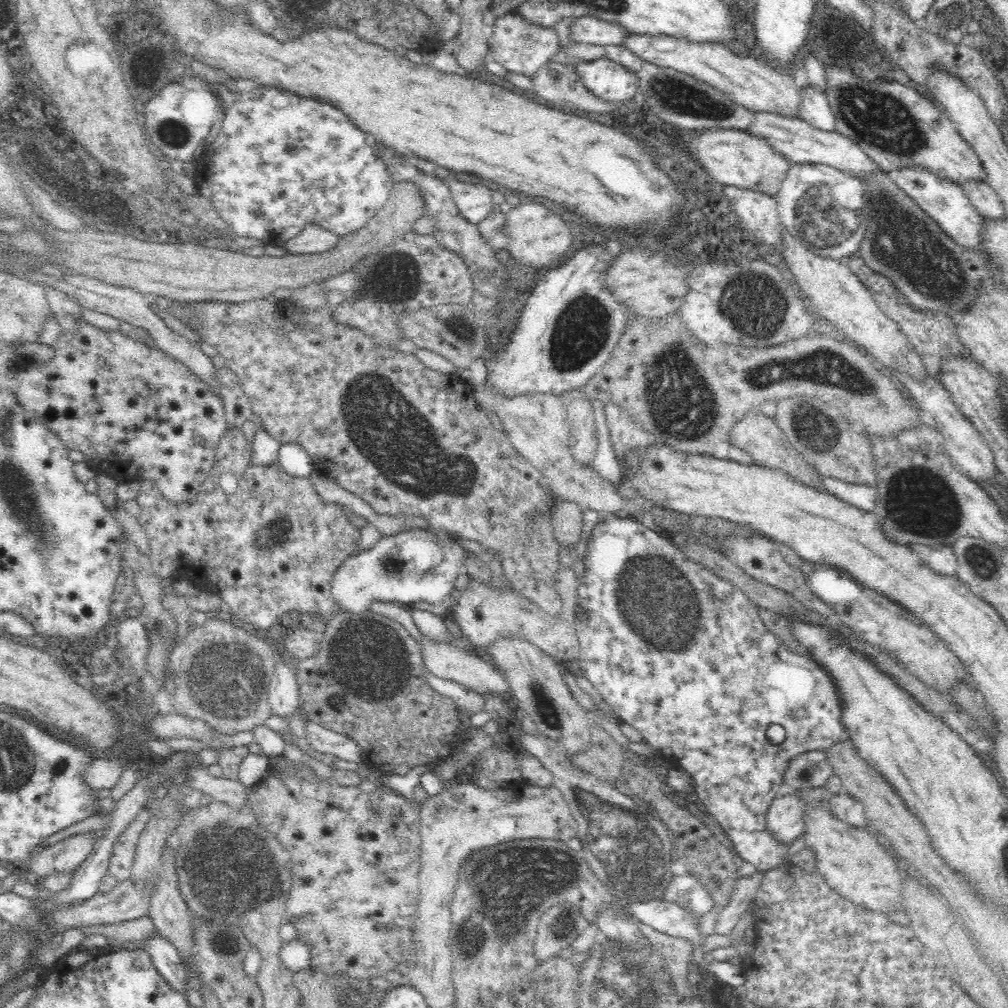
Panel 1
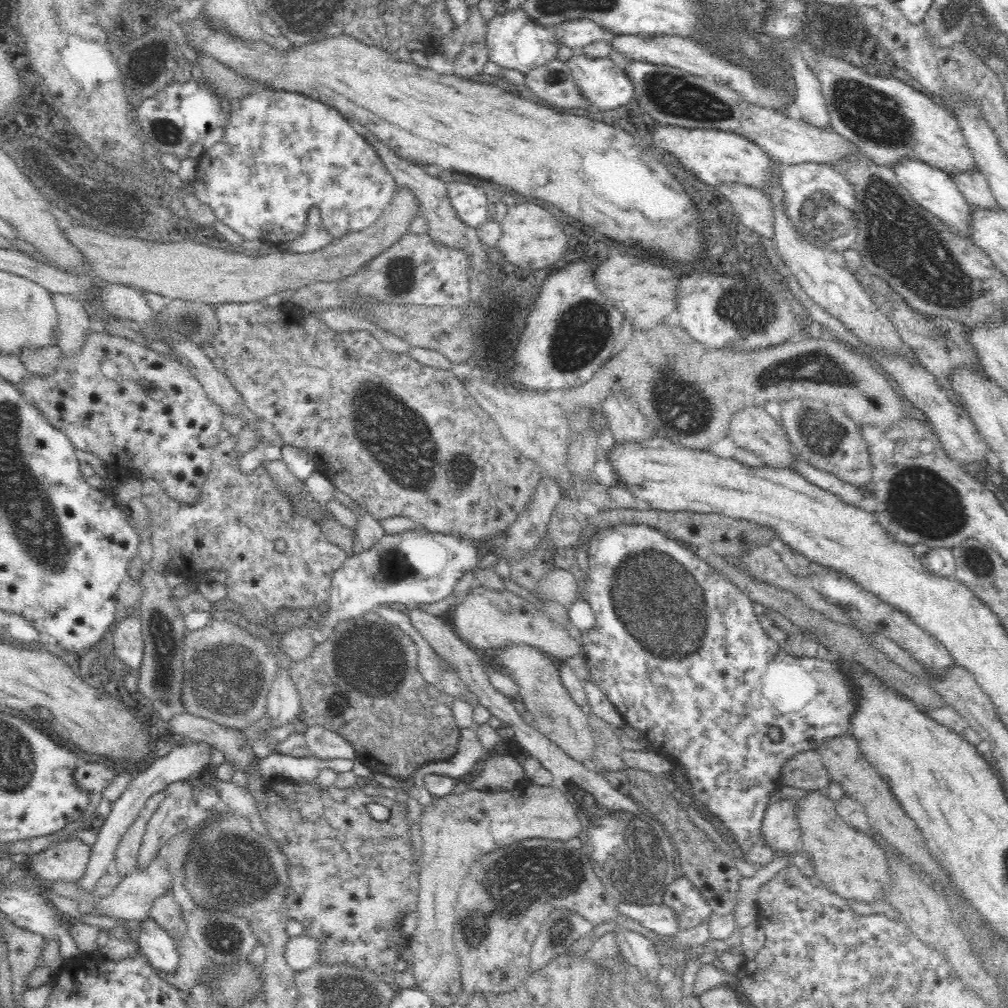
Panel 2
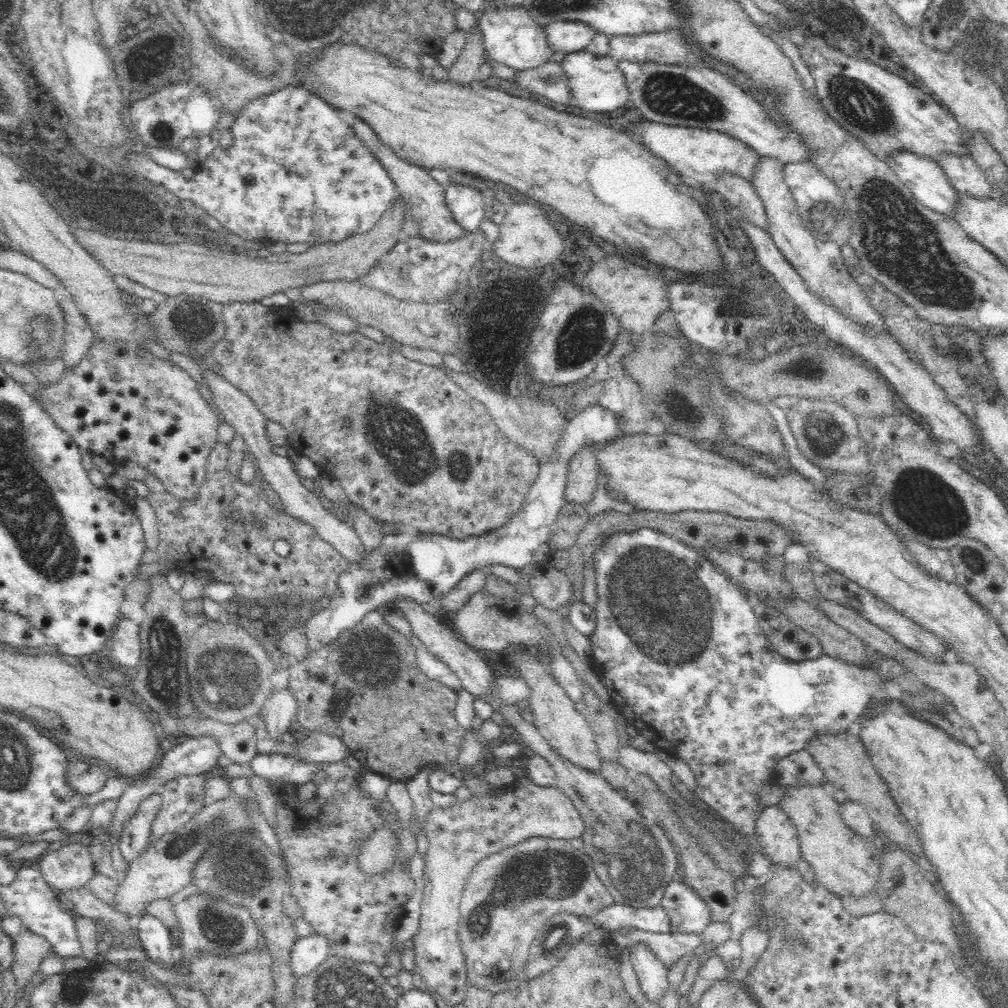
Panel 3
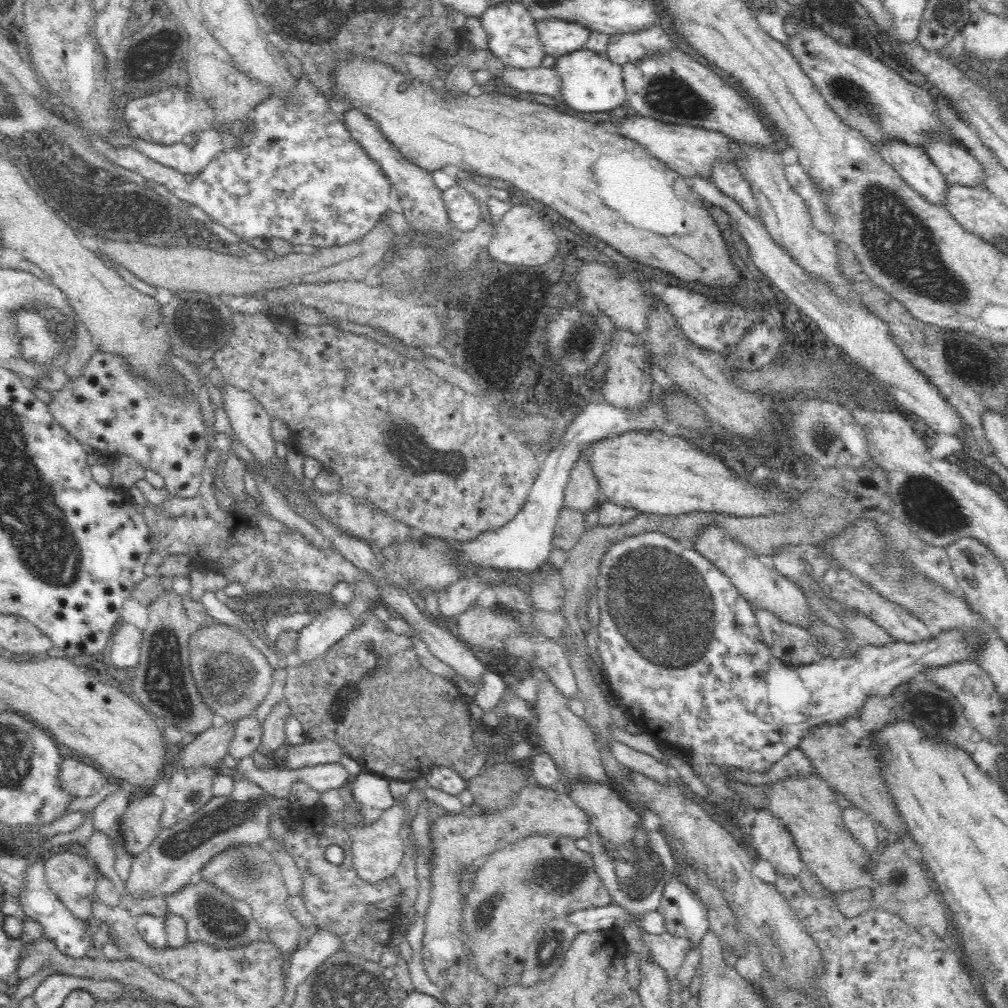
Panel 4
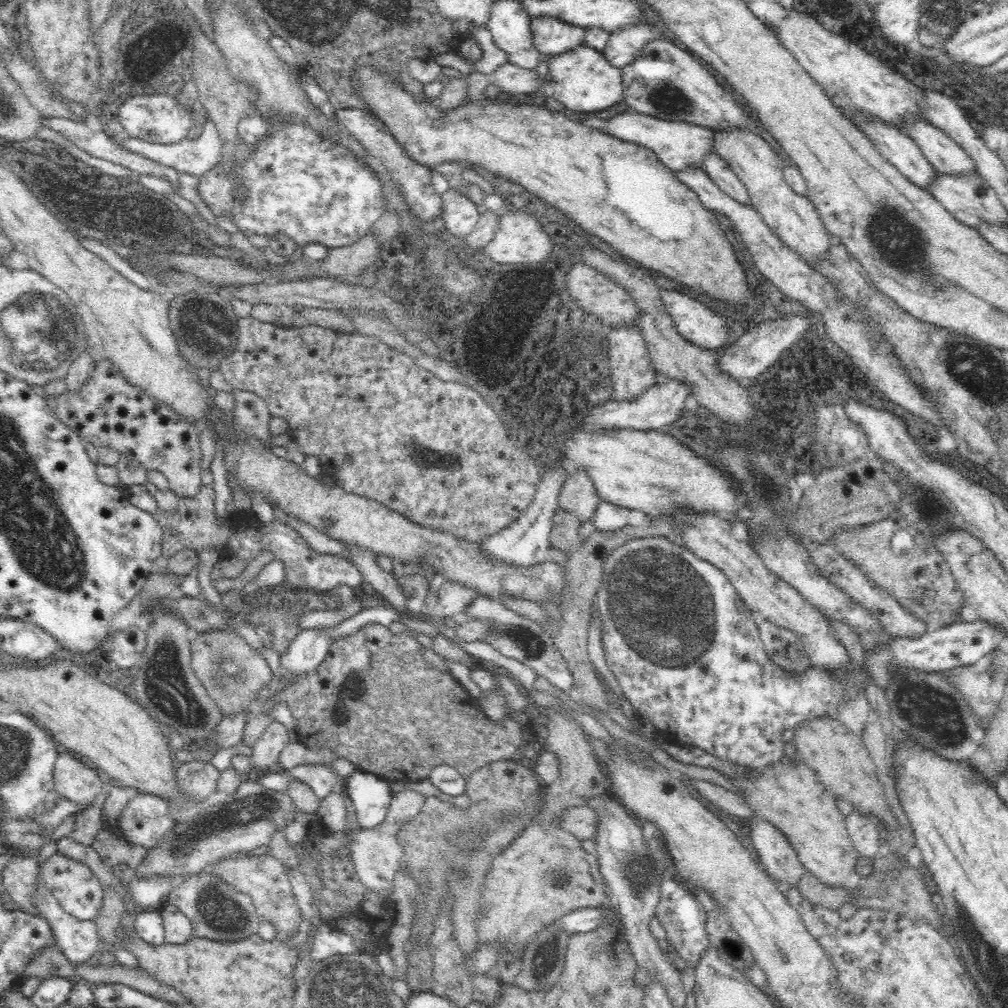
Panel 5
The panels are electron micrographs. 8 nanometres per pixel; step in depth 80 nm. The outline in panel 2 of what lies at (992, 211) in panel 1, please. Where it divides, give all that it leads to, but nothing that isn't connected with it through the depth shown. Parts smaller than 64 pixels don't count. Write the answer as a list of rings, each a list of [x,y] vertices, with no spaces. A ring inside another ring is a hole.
[[[978,170],[953,173],[950,176],[969,204],[996,210],[997,202],[990,185]]]

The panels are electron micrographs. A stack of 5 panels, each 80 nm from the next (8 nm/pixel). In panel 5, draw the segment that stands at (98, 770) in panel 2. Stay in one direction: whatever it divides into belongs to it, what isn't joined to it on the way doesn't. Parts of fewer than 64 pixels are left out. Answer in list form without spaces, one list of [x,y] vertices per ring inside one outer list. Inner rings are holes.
[[[57,753],[53,770],[59,798],[88,806],[102,792],[106,778],[95,767],[66,753]]]

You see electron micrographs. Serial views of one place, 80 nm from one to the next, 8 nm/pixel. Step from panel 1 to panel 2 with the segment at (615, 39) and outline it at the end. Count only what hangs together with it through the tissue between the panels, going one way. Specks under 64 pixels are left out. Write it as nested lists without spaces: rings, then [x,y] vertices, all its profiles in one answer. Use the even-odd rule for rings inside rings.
[[[588,18],[572,19],[549,27],[558,41],[558,46],[566,44],[576,53],[586,46],[595,45],[597,41],[611,44],[616,33],[608,31]]]

